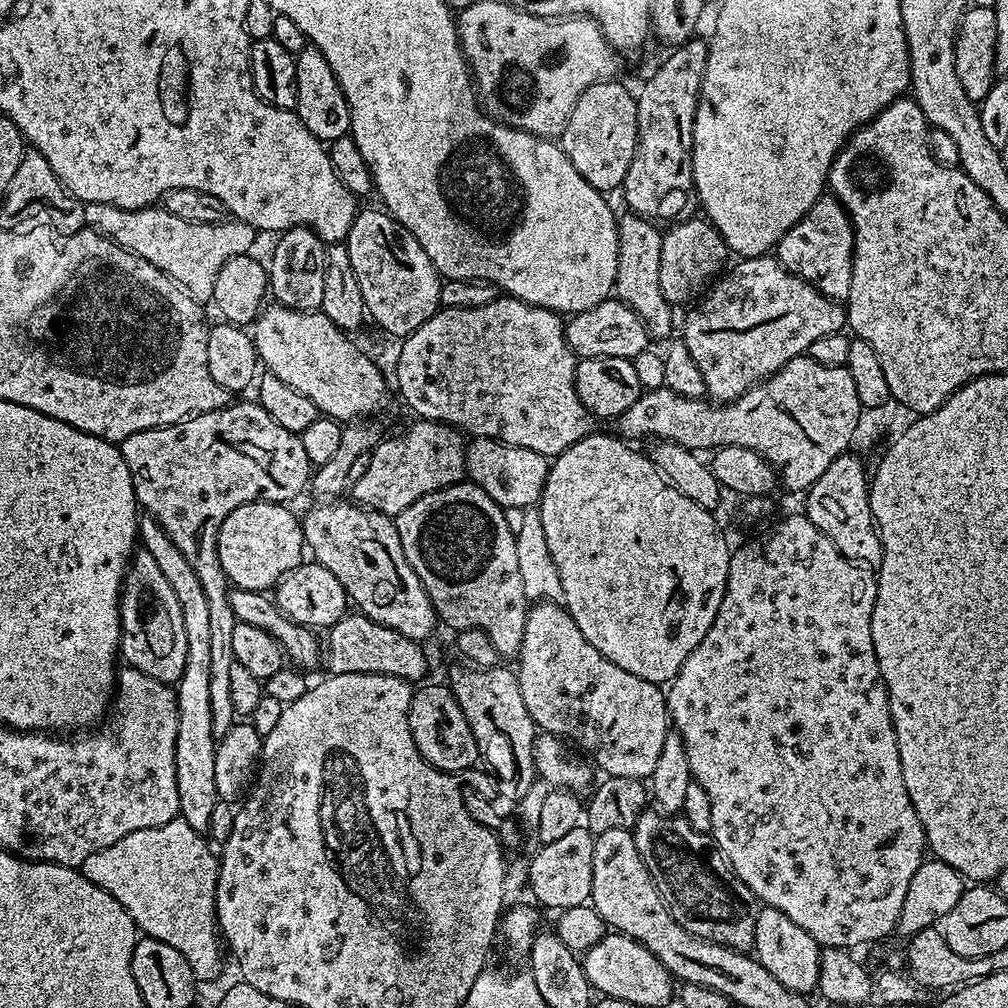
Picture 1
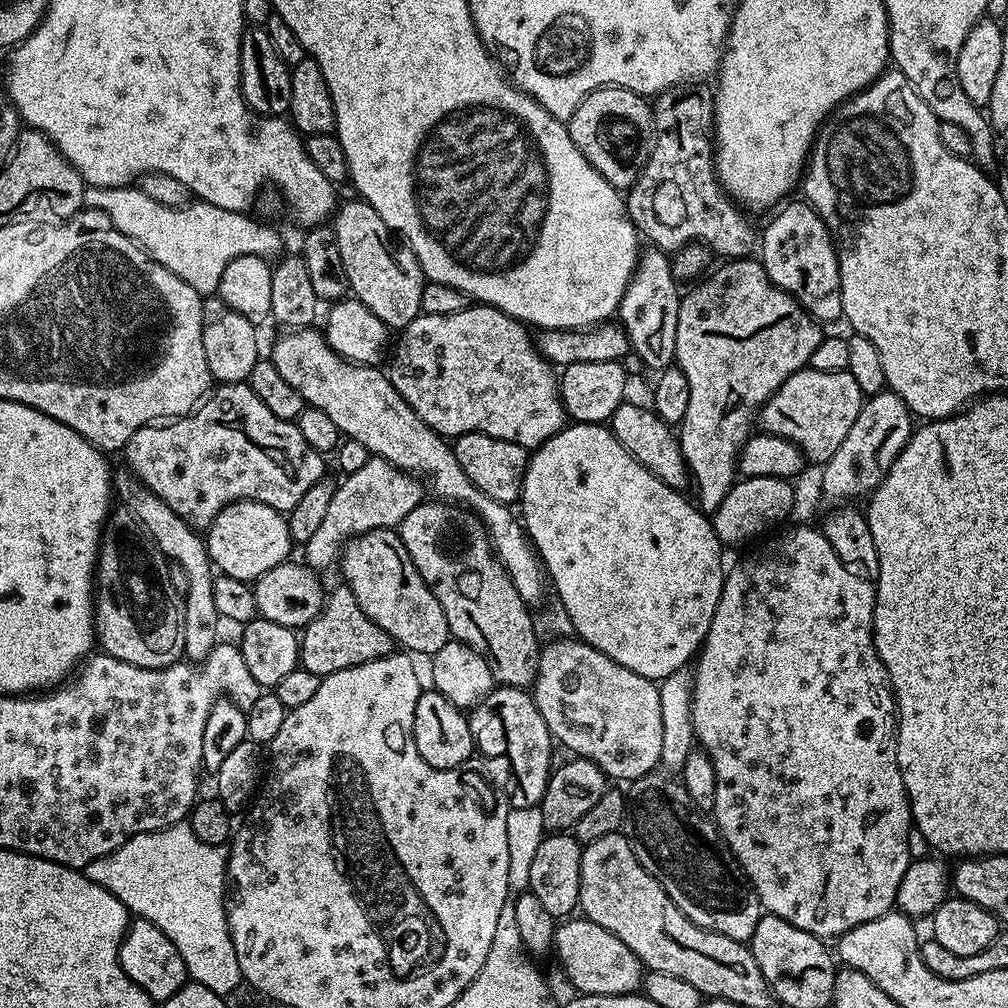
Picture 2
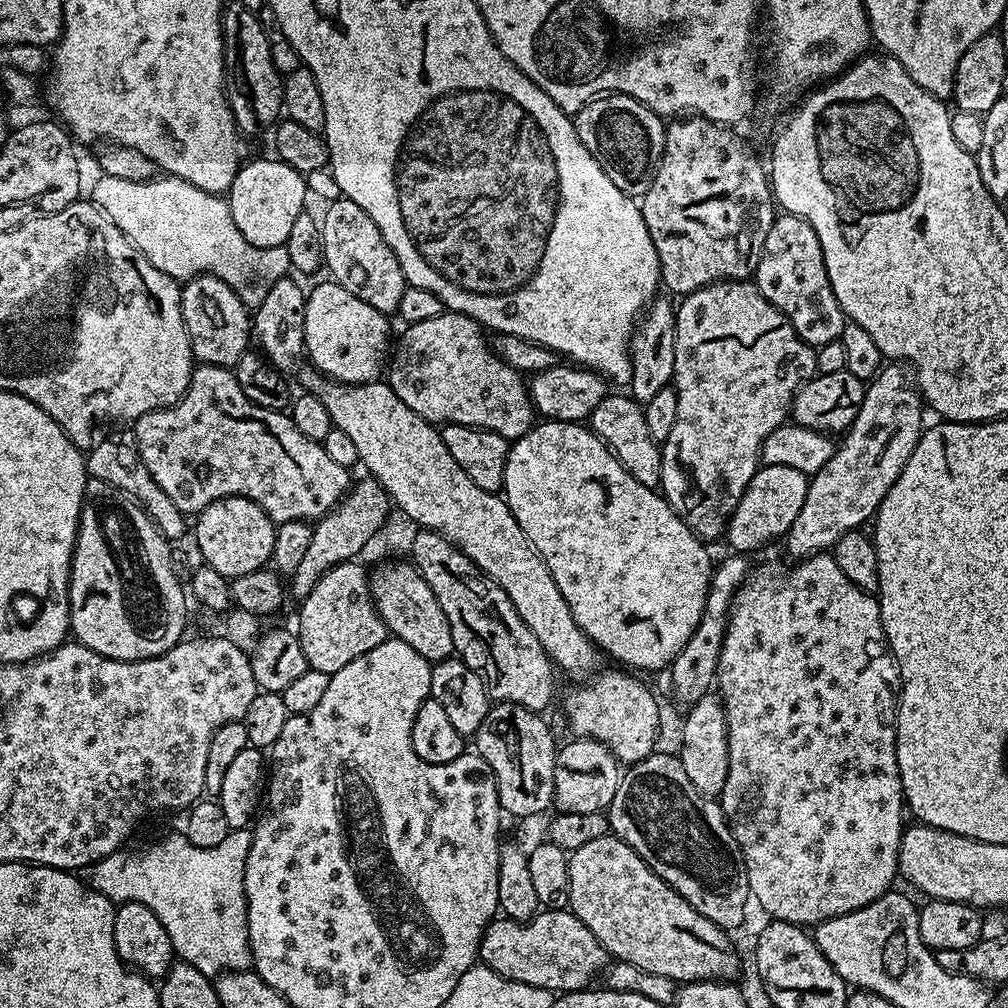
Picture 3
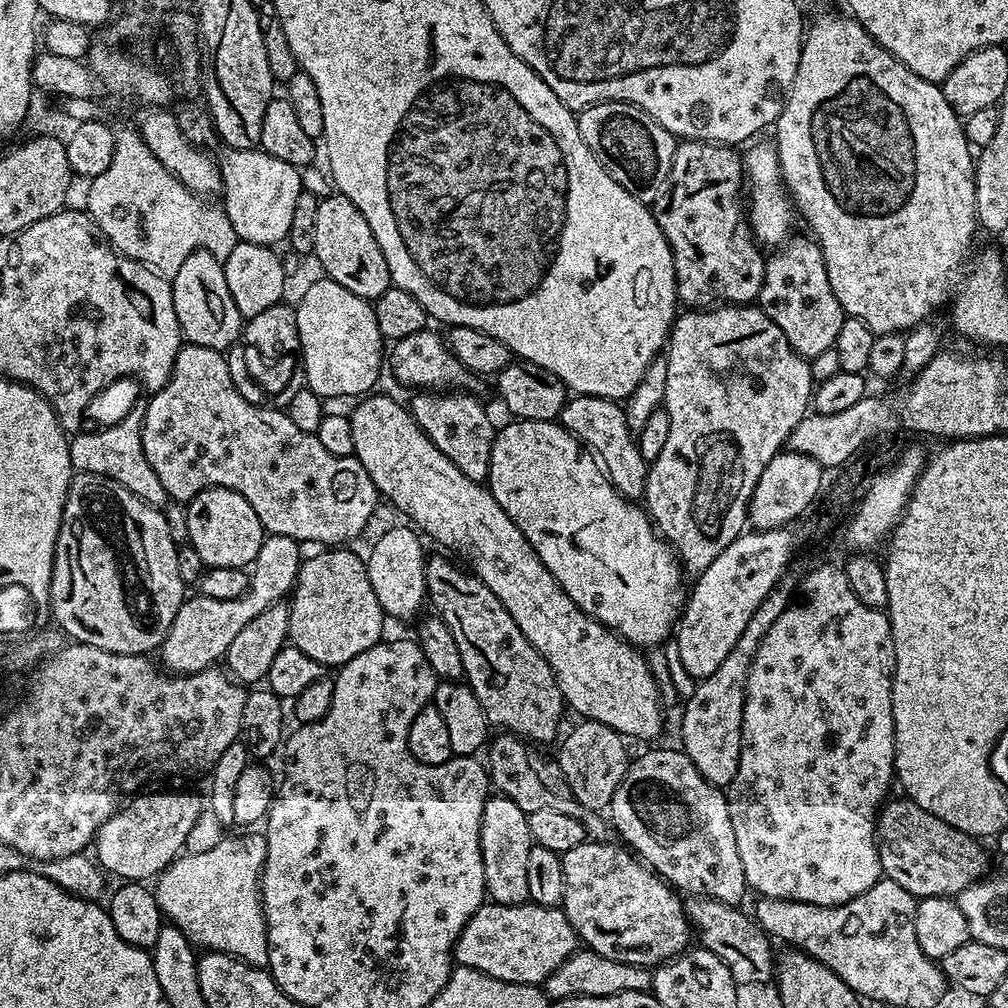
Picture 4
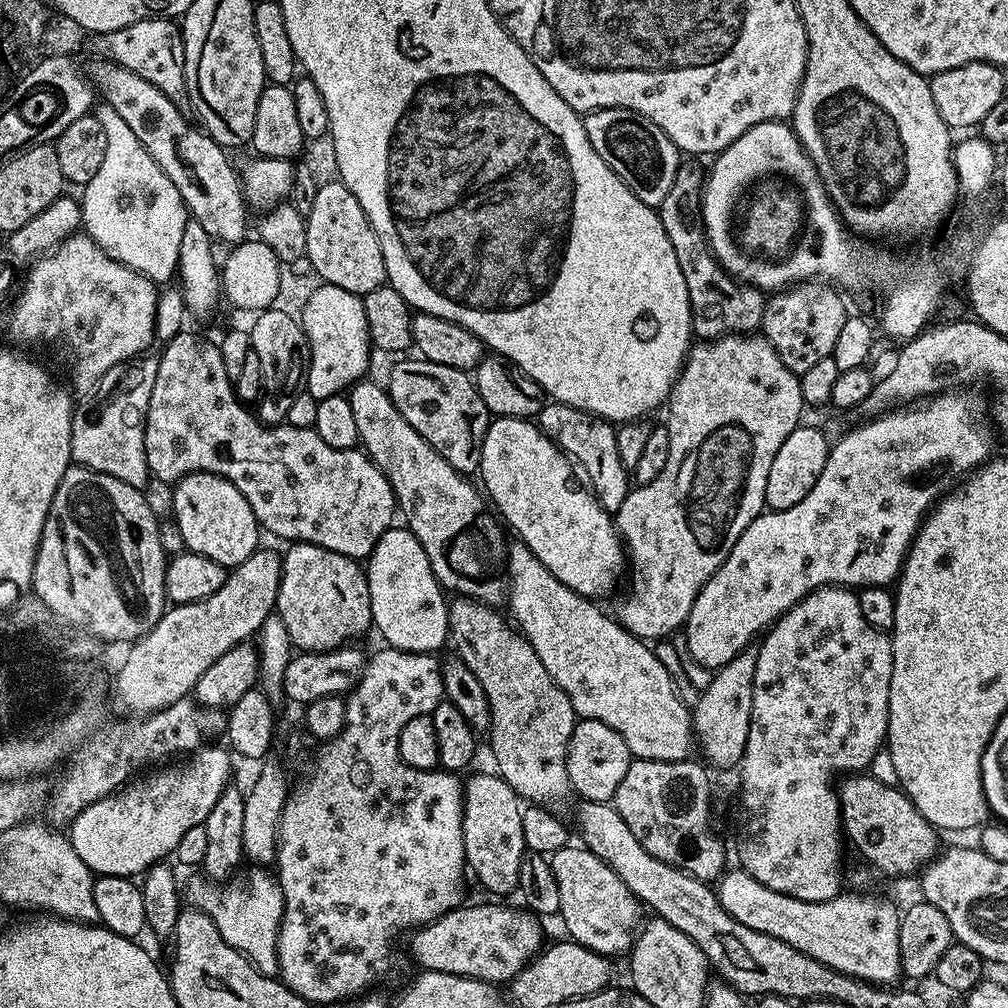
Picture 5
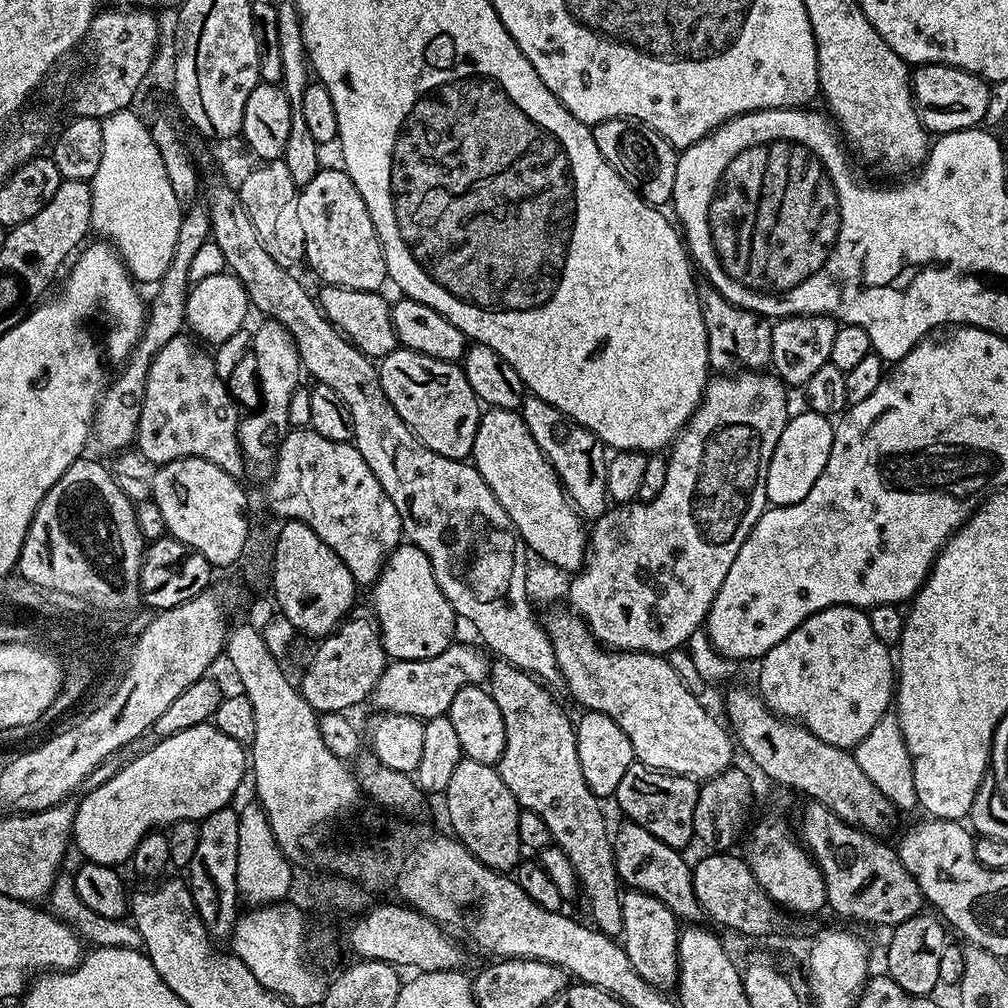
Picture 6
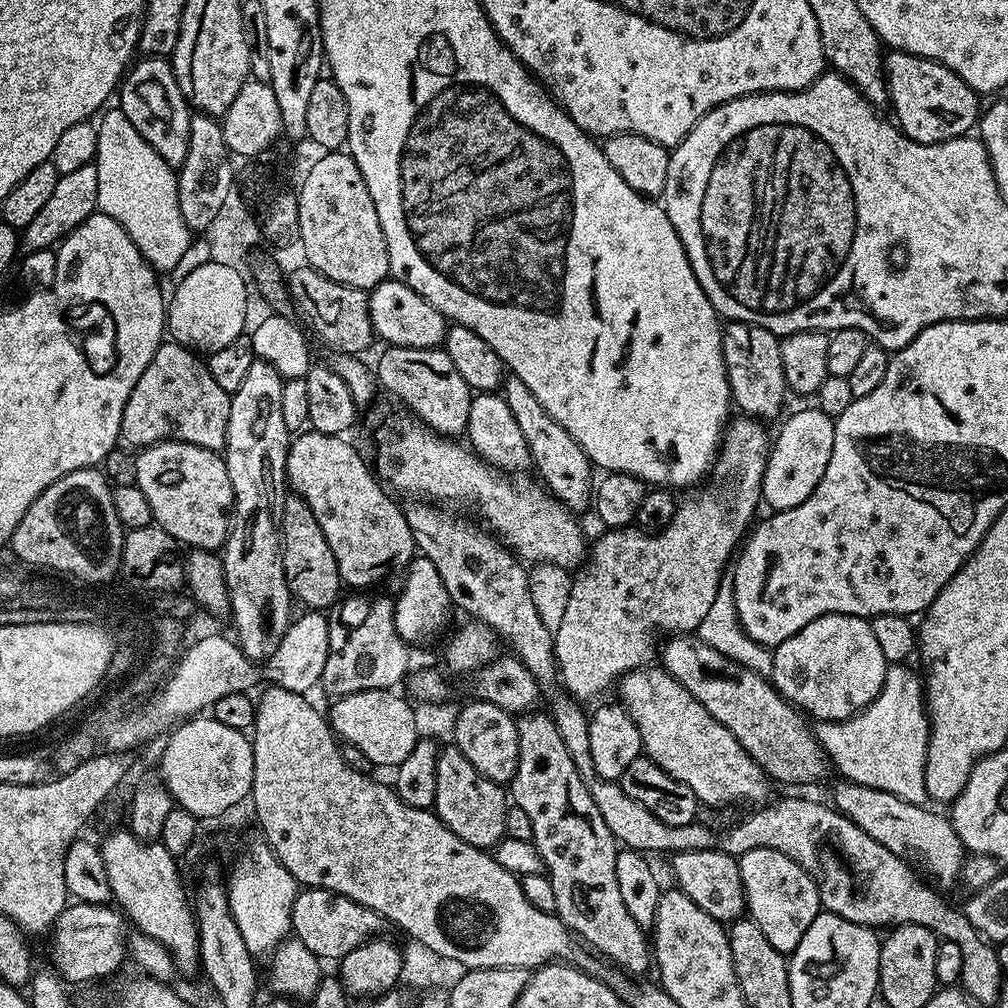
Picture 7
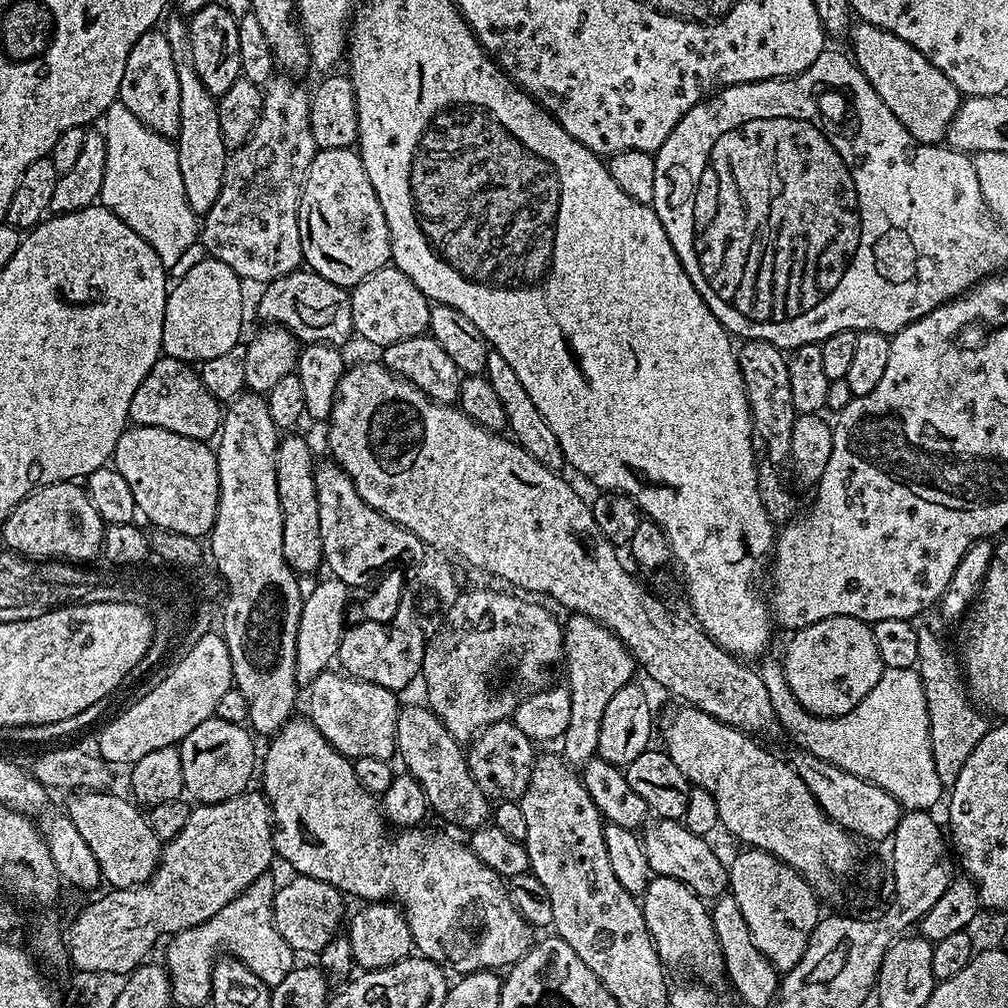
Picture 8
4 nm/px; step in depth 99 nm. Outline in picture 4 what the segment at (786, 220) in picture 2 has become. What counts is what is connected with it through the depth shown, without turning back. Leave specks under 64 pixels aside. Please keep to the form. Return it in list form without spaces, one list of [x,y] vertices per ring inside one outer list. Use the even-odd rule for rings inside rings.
[[[789,236],[773,251],[777,251],[773,256],[767,257],[758,307],[764,311],[766,318],[770,318],[770,322],[774,322],[774,326],[778,326],[778,330],[782,330],[782,334],[786,334],[786,342],[790,342],[794,351],[802,357],[811,358],[835,345],[838,330],[842,330],[842,322],[846,317],[844,307],[838,302],[838,298],[834,298],[834,290],[830,290],[830,278],[826,274],[826,262],[820,245],[815,239],[805,236]]]

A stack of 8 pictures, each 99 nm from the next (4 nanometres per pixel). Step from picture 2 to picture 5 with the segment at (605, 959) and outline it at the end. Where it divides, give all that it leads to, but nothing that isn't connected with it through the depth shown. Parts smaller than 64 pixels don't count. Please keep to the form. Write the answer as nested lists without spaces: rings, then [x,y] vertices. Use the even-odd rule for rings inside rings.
[[[492,903],[496,904],[472,904],[469,908],[455,908],[453,912],[439,916],[433,924],[415,929],[411,933],[412,941],[408,948],[412,951],[413,958],[421,964],[419,967],[455,976],[469,976],[475,980],[487,980],[493,986],[514,979],[542,951],[545,940],[540,933],[541,921],[527,910],[519,912],[516,908],[507,908],[504,905],[507,903]]]

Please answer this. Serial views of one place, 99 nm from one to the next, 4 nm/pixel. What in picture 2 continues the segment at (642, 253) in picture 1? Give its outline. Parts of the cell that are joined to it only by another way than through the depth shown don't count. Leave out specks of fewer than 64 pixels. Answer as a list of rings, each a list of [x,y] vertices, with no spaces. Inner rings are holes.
[[[647,247],[646,252],[637,257],[631,282],[624,287],[623,298],[617,303],[617,317],[621,327],[628,336],[630,350],[642,358],[645,369],[659,374],[666,368],[673,367],[676,359],[676,340],[678,310],[680,309],[681,291],[678,290],[679,283],[672,274],[671,259],[667,253],[659,248]]]

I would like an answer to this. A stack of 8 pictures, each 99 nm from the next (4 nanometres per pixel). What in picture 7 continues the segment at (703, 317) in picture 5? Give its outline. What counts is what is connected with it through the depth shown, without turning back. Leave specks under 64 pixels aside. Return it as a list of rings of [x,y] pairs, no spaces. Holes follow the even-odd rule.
[[[728,322],[723,325],[720,338],[720,359],[722,370],[728,379],[728,391],[733,405],[740,407],[739,411],[761,422],[769,422],[780,412],[786,397],[786,385],[782,374],[781,337],[775,336],[770,330],[759,328],[753,324],[737,324]]]

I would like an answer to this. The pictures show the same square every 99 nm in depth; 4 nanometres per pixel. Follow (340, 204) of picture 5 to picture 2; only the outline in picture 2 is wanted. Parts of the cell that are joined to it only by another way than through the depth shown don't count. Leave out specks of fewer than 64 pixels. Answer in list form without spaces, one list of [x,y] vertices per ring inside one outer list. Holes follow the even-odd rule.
[[[353,198],[343,204],[344,201],[335,209],[334,231],[338,254],[342,258],[342,270],[348,279],[351,295],[373,311],[389,330],[402,330],[410,322],[414,322],[416,316],[421,315],[422,294],[426,283],[424,272],[420,269],[416,255],[407,246],[401,247],[399,243],[396,245],[392,241],[393,233],[370,205],[359,198]]]

